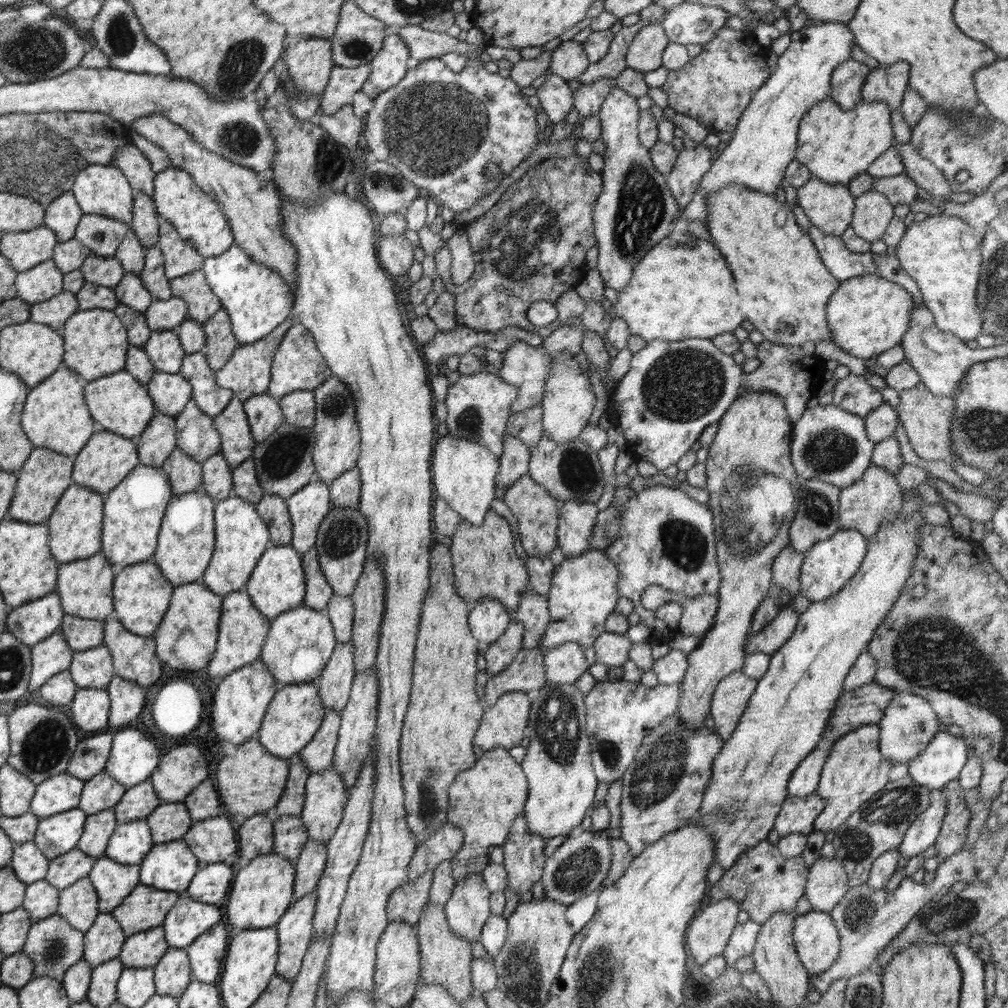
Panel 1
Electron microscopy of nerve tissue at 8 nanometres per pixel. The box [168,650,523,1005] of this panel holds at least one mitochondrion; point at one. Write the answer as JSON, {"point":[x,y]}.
{"point":[427,810]}

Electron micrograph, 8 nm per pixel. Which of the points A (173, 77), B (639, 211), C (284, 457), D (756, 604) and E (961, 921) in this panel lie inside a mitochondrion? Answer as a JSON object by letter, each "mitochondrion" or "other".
{"A":"other","B":"mitochondrion","C":"mitochondrion","D":"other","E":"other"}

